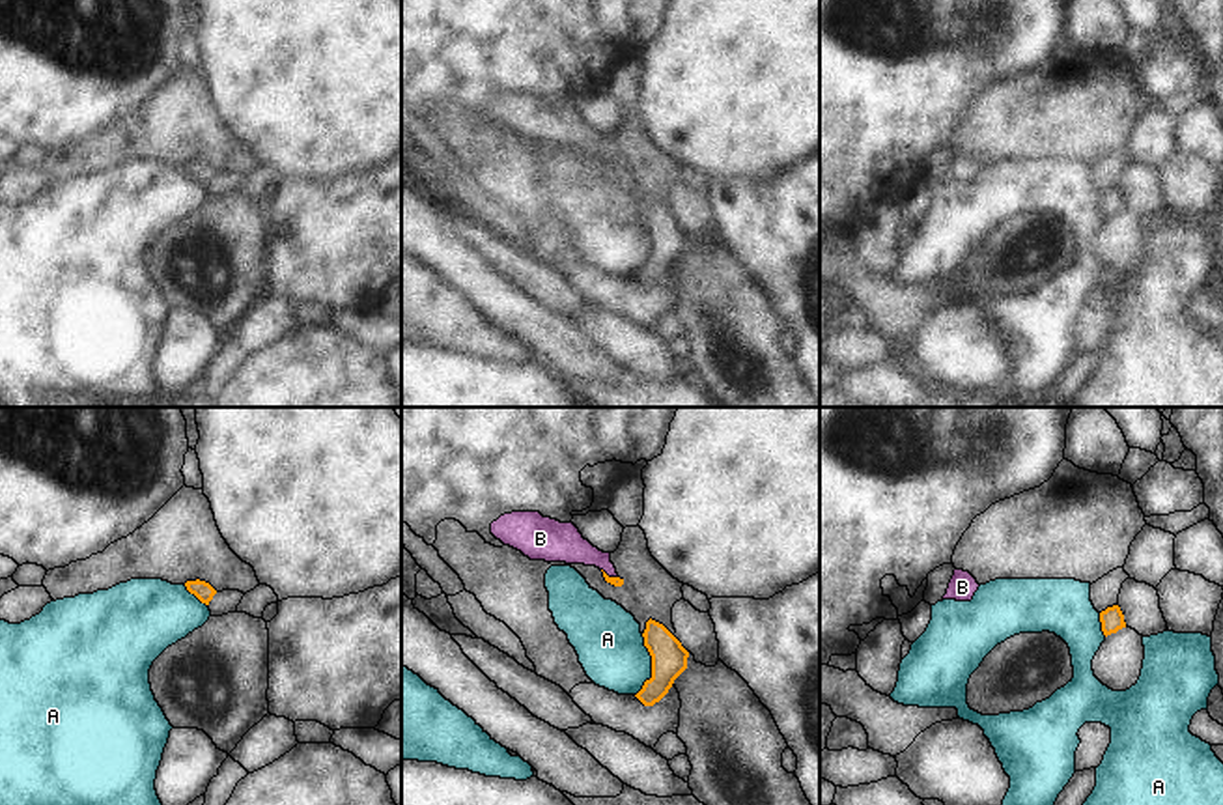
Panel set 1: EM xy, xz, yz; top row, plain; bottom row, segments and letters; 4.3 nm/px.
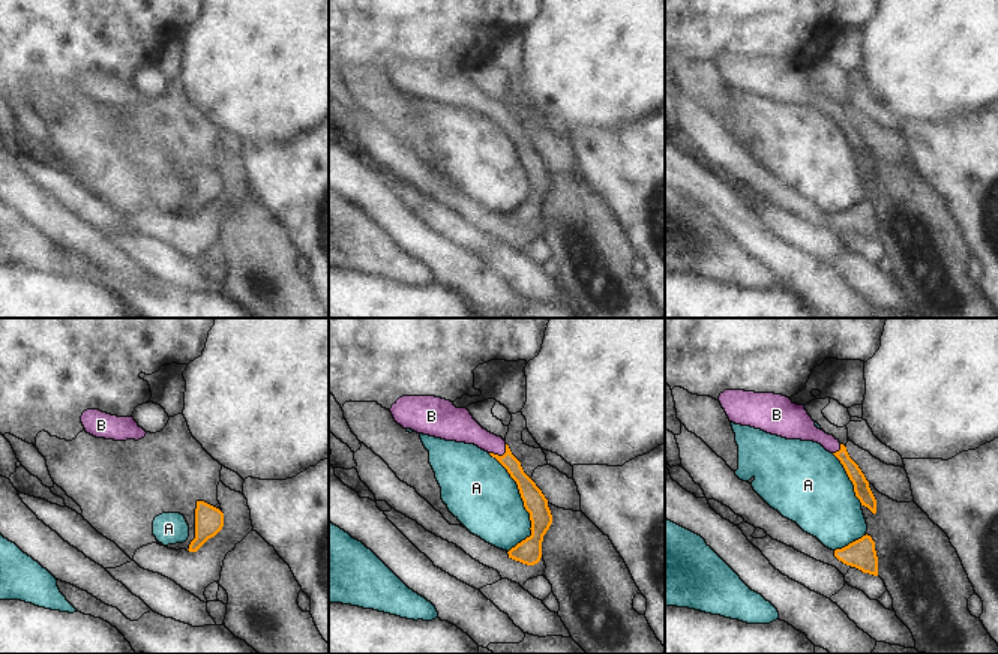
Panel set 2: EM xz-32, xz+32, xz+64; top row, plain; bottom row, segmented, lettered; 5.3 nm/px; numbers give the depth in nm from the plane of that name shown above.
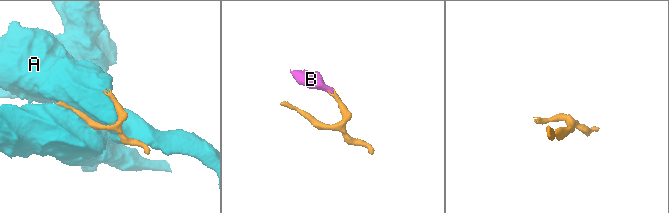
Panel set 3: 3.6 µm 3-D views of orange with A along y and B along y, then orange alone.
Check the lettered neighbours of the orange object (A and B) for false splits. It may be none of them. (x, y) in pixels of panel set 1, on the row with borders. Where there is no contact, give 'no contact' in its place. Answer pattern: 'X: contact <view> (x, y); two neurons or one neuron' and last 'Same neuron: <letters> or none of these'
A: contact xz (652, 665); two neurons
B: contact xz (607, 576); one neuron
Same neuron: B

